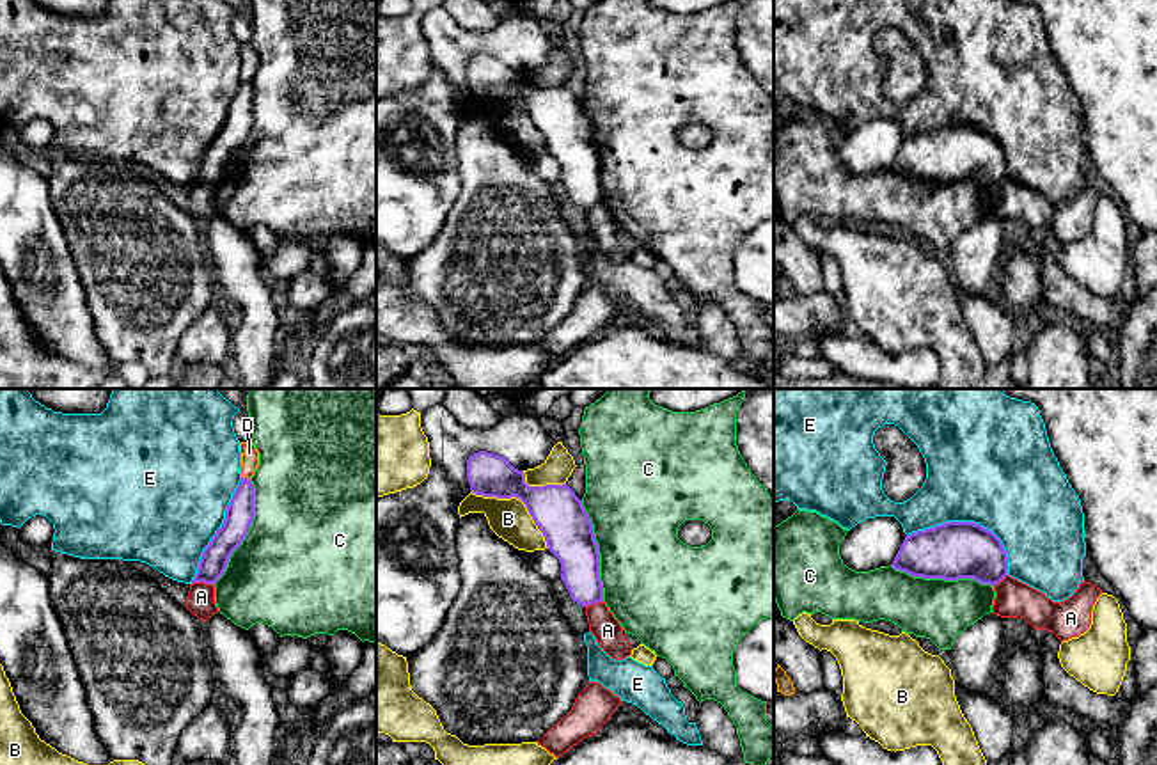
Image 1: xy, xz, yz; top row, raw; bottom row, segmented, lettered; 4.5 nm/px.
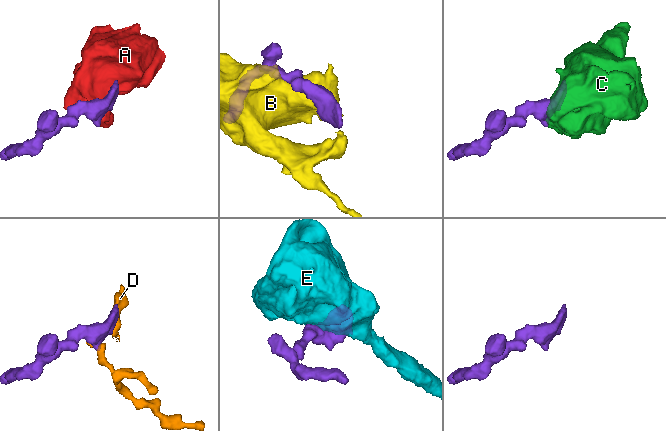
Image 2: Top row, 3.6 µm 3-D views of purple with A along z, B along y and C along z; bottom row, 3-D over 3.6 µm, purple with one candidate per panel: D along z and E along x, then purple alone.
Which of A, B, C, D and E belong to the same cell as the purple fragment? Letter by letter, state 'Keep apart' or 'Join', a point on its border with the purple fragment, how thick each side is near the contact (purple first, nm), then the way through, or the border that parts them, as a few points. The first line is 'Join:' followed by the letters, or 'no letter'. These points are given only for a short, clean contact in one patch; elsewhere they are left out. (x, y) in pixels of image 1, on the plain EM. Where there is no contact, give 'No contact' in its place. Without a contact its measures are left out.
Join: no letter
A: Keep apart. Touches purple at xy (203, 183). Thickness 120 nm (purple) against 130 nm. Boundary: xy (213, 185), (192, 187)
B: Keep apart. Touches purple at xz (519, 100). Thickness 220 nm (purple) against 180 nm
C: Keep apart. Touches purple at xy (247, 134). Thickness 130 nm (purple) against 500 nm
D: Keep apart. Touches purple at xy (245, 80). Thickness 130 nm (purple) against 80 nm. Boundary: xy (242, 78), (249, 82)
E: Keep apart. Touches purple at yz (971, 125). Thickness 260 nm (purple) against 500 nm

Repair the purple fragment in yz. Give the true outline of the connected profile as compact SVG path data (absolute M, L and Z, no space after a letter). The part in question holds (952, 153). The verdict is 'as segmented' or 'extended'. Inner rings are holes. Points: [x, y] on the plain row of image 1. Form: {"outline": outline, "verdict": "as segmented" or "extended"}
{"outline": "M946 124L905 138L893 167L894 172L923 181L974 181L980 186L999 186L1008 177L1008 156L1001 142L974 124Z", "verdict": "as segmented"}

